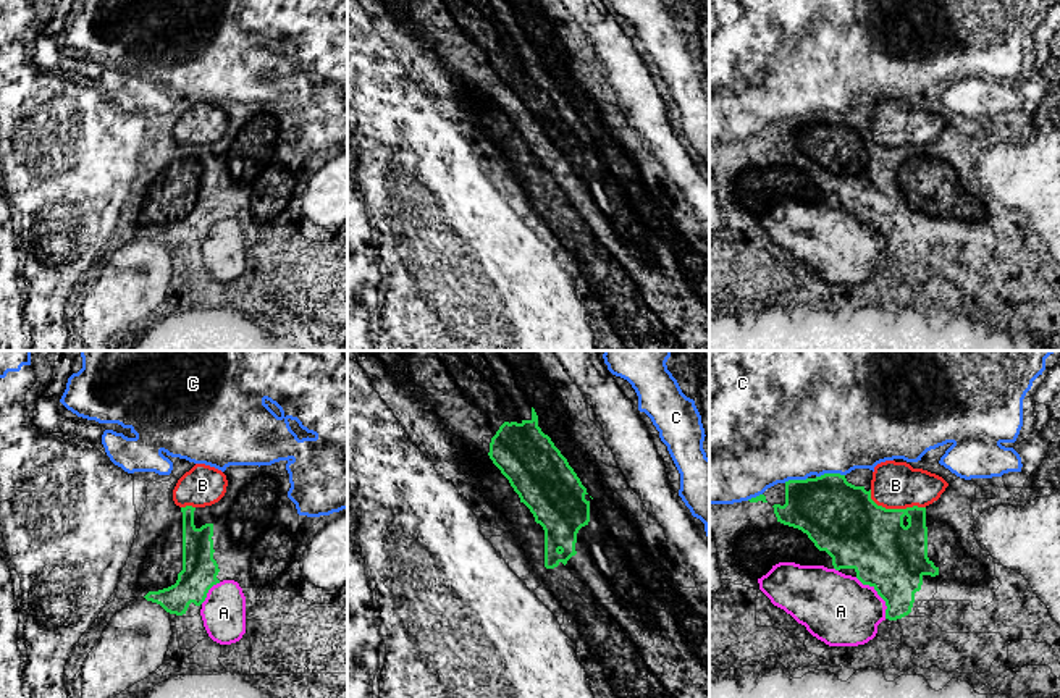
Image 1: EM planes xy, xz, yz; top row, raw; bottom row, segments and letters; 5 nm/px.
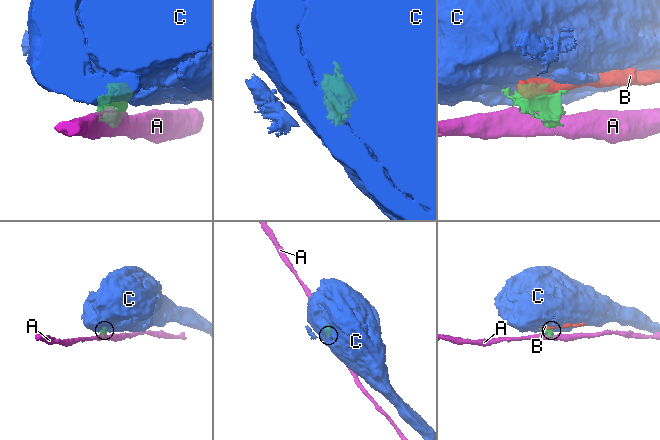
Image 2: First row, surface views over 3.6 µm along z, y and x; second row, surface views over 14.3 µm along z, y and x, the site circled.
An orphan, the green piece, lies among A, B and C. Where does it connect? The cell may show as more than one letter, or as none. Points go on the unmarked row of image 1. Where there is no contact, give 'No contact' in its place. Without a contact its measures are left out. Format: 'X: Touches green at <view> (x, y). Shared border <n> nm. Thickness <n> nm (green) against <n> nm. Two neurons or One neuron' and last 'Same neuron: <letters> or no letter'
A: Touches green at yz (878, 231). Shared border 260 nm. Thickness 340 nm (green) against 360 nm. Two neurons
B: Touches green at yz (894, 147). Shared border 300 nm. Thickness 360 nm (green) against 240 nm. Two neurons
C: Touches green at yz (829, 112). Shared border 140 nm. Thickness 360 nm (green) against 500 nm. Two neurons
Same neuron: no letter

